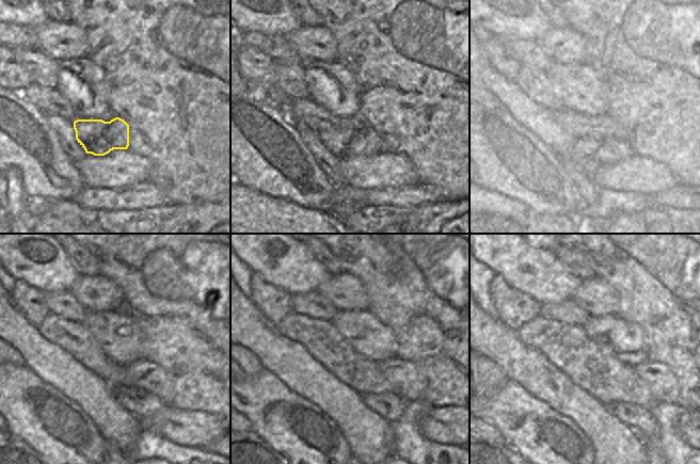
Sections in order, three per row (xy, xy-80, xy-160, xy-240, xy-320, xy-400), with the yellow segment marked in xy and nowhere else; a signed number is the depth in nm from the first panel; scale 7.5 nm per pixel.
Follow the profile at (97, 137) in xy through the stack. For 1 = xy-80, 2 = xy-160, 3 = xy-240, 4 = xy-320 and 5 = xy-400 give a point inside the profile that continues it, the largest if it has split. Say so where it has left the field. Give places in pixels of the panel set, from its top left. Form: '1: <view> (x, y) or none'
1: xy-80 (364, 141)
2: xy-160 (610, 150)
3: xy-240 (139, 402)
4: xy-320 (388, 405)
5: xy-400 (640, 419)

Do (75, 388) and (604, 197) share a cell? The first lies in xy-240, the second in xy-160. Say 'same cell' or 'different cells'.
different cells

